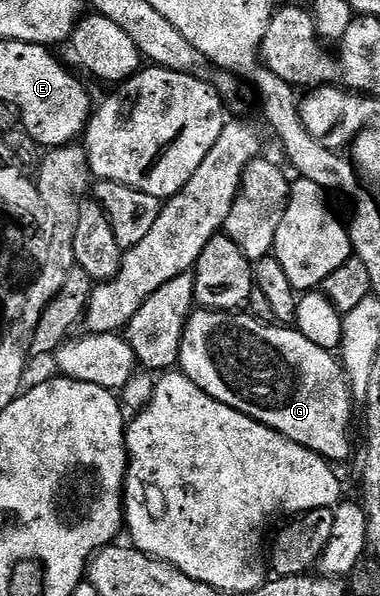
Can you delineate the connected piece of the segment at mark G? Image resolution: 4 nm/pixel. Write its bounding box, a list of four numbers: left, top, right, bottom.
[178,307,354,463]

